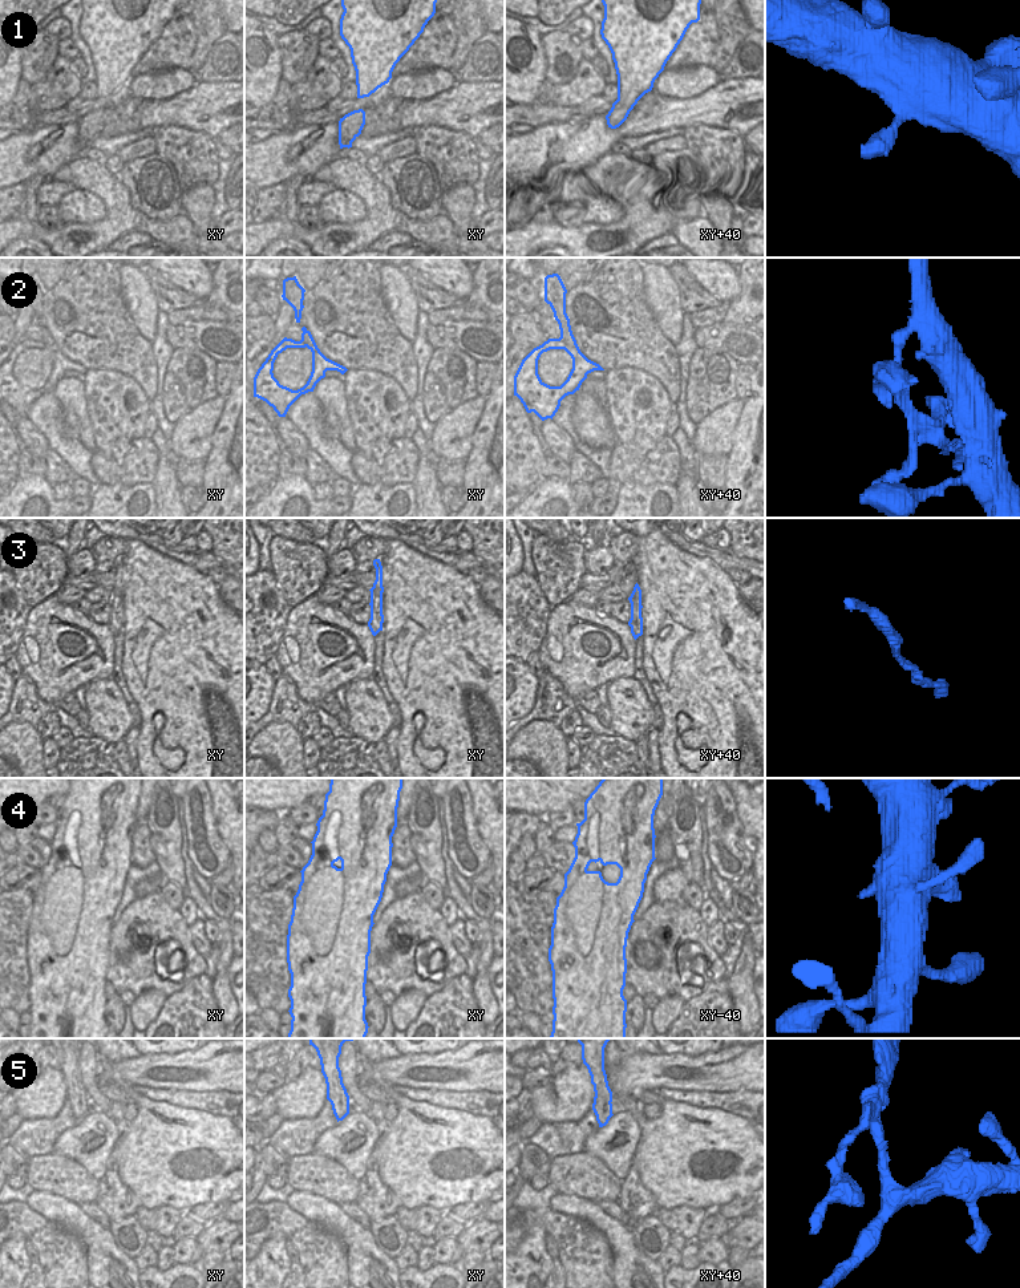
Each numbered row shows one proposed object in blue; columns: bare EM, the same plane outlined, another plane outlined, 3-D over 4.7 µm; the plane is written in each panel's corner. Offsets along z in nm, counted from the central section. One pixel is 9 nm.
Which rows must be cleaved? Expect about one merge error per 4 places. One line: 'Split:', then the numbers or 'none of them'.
Split: 2, 5

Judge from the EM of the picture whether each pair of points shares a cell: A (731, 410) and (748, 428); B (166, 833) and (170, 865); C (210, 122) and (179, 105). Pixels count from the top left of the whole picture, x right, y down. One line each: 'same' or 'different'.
A: different
B: same
C: same

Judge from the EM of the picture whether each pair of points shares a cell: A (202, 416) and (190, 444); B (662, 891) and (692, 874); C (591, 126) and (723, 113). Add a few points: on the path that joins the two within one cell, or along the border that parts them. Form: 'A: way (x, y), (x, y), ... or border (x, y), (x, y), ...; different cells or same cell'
A: way (199, 422), (191, 437); same cell
B: border (678, 867), (689, 881); different cells
C: way (624, 133), (652, 114), (689, 113); same cell

